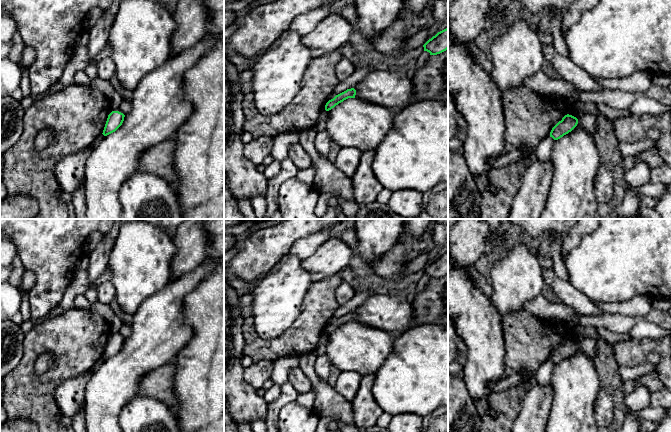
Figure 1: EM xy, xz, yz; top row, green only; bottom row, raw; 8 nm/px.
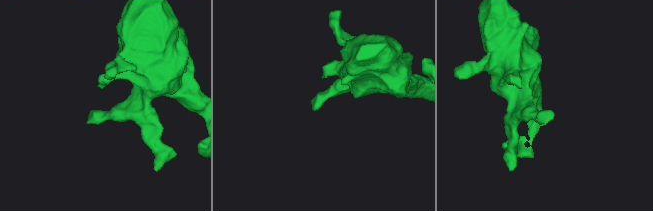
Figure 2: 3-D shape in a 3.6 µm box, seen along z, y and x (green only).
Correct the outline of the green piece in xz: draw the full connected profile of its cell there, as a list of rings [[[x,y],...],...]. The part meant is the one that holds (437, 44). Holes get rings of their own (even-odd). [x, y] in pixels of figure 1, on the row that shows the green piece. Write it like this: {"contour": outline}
{"contour": [[[448,28],[438,32],[423,47],[424,51],[429,52],[430,55],[437,55],[446,51],[448,49]]]}

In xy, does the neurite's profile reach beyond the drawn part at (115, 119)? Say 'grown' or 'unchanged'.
unchanged

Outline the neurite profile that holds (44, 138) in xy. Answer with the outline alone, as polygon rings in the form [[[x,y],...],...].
[[[51,129],[42,130],[36,137],[35,137],[35,147],[37,150],[42,150],[46,146],[48,146],[55,135],[52,133]]]

